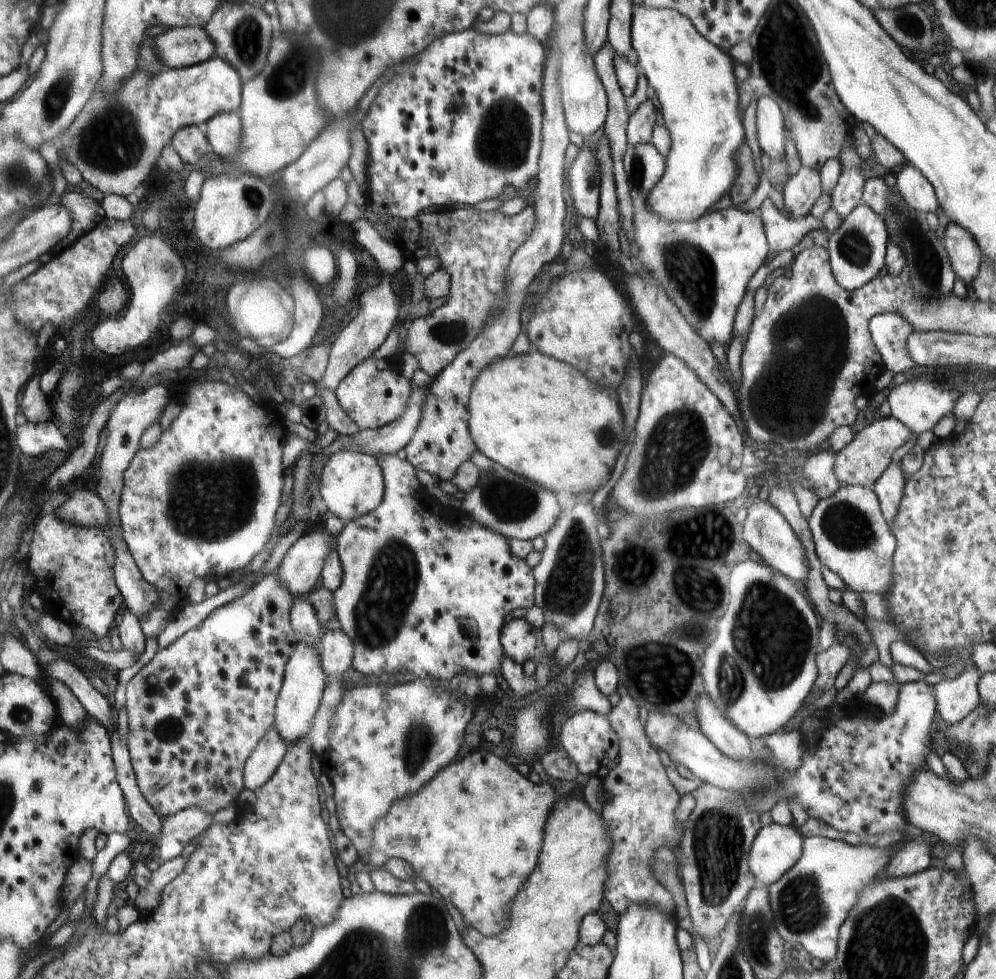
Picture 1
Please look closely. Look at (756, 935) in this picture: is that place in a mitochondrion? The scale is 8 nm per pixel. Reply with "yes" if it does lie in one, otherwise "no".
yes

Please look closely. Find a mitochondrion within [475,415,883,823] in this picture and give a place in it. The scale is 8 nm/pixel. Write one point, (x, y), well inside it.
(772, 638)

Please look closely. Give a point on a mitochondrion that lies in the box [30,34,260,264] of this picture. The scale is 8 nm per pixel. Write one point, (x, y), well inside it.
(112, 144)

